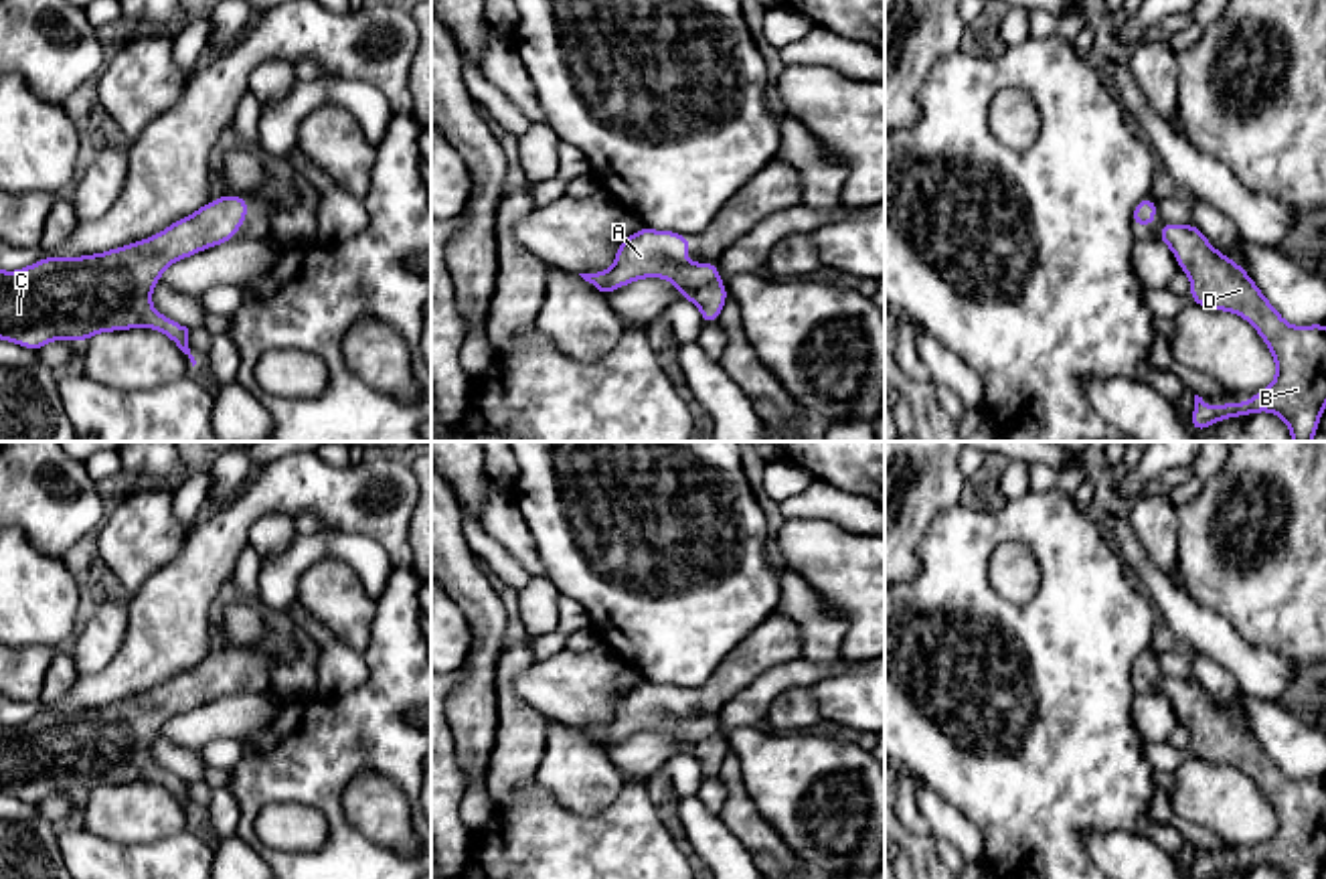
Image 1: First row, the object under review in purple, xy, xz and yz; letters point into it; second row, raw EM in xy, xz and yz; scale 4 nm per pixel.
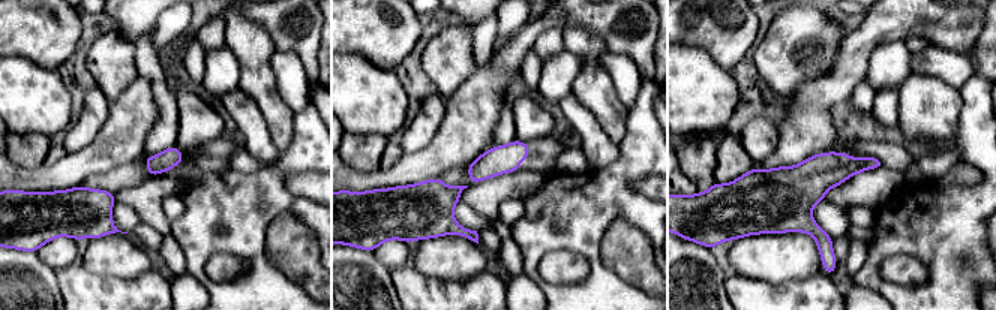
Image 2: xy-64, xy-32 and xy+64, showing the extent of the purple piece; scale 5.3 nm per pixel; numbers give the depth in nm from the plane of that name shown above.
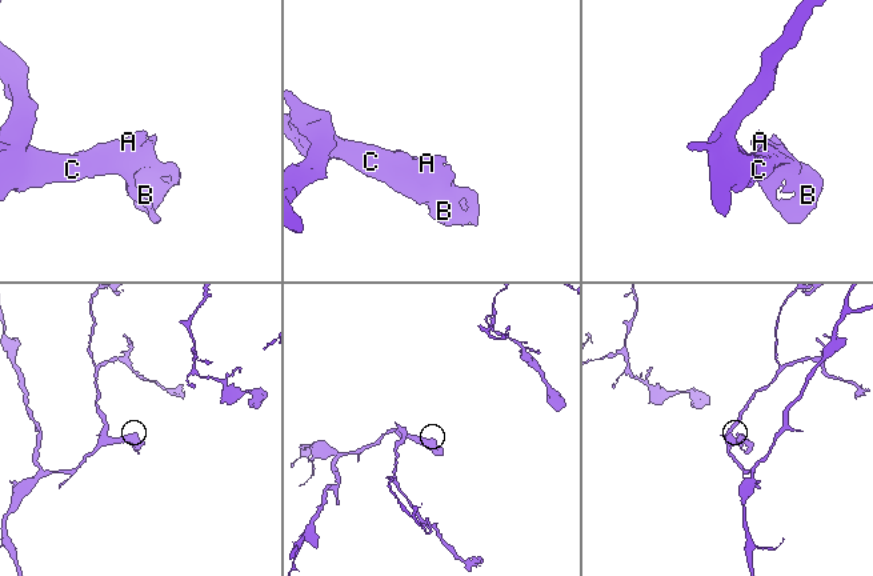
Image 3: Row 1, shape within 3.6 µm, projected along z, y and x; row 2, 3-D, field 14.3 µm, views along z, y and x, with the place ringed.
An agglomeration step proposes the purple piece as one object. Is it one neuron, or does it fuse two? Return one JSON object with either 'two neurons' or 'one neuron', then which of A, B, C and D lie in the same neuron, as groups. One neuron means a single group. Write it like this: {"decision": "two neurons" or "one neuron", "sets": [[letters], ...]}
{"decision": "one neuron", "sets": [["A", "B", "C", "D"]]}

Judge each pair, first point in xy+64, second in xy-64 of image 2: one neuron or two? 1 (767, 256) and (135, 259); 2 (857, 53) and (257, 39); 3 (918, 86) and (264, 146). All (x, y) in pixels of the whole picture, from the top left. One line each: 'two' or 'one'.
1: one
2: two
3: two

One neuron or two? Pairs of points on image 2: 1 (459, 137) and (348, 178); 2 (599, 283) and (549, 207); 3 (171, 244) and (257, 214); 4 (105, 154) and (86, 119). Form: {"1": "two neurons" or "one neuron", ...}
{"1": "one neuron", "2": "one neuron", "3": "two neurons", "4": "two neurons"}

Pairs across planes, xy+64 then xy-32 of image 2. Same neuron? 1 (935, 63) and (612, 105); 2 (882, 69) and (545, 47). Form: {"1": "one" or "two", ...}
{"1": "two", "2": "one"}

